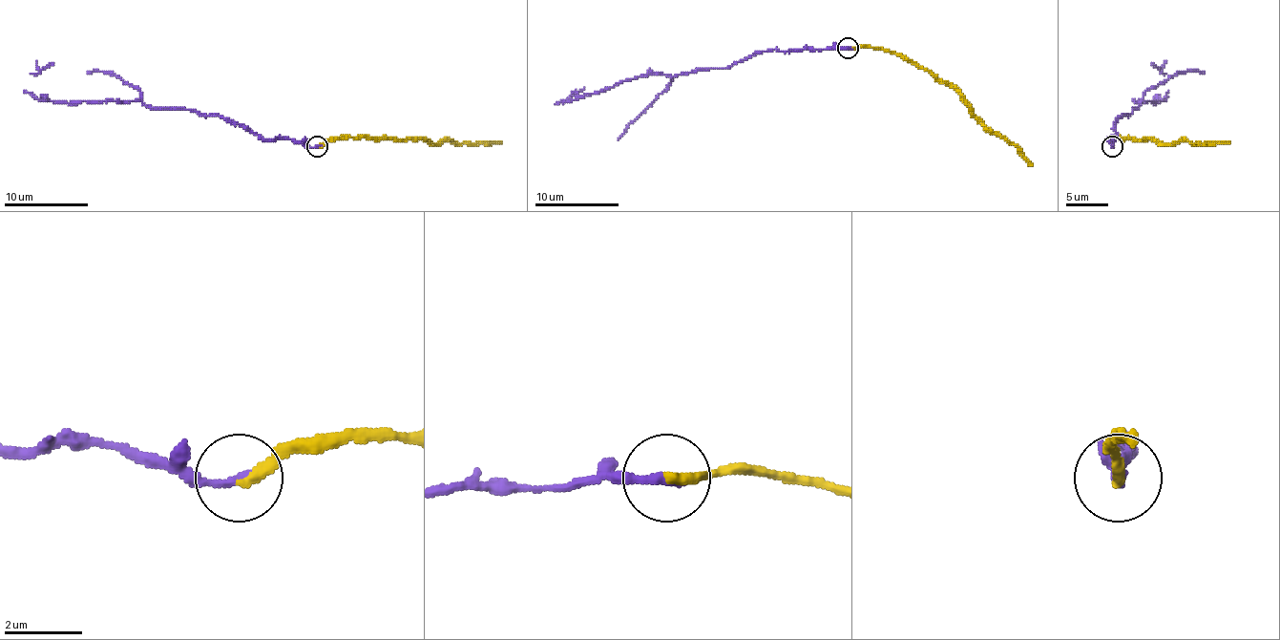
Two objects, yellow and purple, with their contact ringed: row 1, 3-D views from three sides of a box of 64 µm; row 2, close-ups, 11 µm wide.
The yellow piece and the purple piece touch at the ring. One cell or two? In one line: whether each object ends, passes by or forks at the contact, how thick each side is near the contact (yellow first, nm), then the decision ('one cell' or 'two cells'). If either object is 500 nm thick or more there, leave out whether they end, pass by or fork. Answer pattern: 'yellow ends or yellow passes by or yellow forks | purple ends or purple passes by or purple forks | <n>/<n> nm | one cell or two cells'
yellow ends | purple ends | 280/240 nm | two cells

